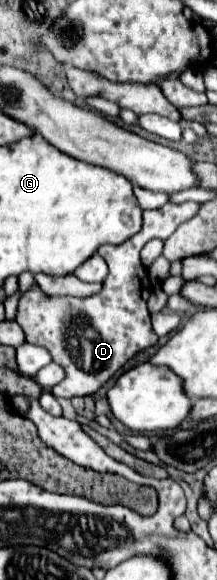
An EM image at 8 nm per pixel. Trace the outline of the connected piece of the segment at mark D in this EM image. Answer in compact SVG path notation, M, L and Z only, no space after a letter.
M184 202L164 204L156 210L144 210L144 226L136 236L118 246L100 246L98 254L106 260L110 272L104 280L104 288L98 294L88 298L48 298L38 290L38 286L34 286L20 298L16 322L22 326L26 342L44 346L52 354L54 362L66 370L66 378L52 388L56 398L70 400L98 392L134 354L158 342L146 308L150 282L140 262L140 250L152 238L170 238L170 234L174 234L182 222L188 222L194 214L198 214L198 206L198 202Z

